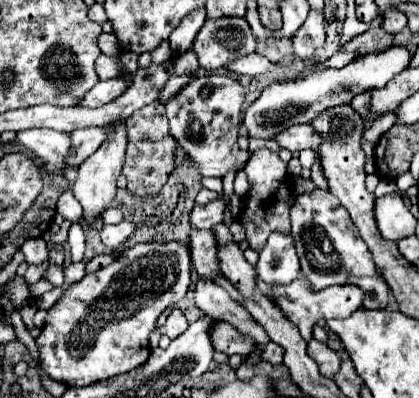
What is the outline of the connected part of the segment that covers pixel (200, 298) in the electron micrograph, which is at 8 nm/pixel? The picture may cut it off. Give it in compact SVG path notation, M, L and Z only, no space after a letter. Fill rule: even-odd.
M199 279L195 303L205 315L221 317L221 321L231 323L235 329L241 329L241 333L249 333L249 337L253 337L259 345L269 343L269 335L261 329L261 325L257 325L257 321L249 317L247 309L241 303L233 301L229 293L225 293L225 289L221 289L217 283Z

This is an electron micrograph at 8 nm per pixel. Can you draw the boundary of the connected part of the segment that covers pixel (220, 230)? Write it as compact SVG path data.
M221 223L221 225L215 225L213 229L213 235L215 235L215 239L217 239L217 245L229 245L231 241L233 241L233 235L231 235L231 231Z

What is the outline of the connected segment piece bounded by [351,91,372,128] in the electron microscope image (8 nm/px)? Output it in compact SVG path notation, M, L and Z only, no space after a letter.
M363 91L363 93L355 95L355 97L351 99L351 107L359 111L359 115L363 117L363 121L365 122L365 128L369 128L372 125L368 120L371 107L371 91Z

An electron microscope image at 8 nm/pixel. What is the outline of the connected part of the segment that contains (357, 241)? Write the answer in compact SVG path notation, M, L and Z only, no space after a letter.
M315 189L313 193L297 195L291 209L291 235L301 261L301 273L309 281L311 289L343 285L349 273L353 273L353 277L373 277L373 273L379 273L349 213L329 191Z

